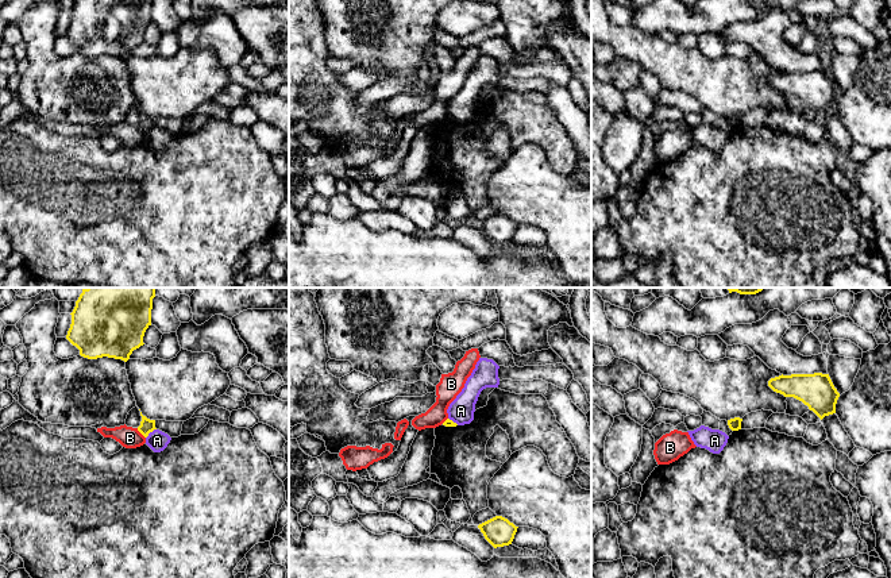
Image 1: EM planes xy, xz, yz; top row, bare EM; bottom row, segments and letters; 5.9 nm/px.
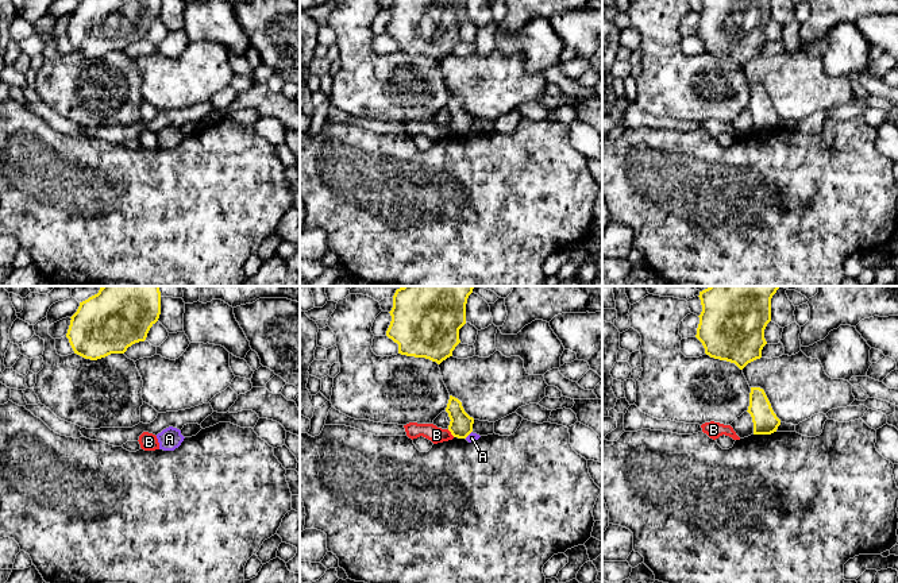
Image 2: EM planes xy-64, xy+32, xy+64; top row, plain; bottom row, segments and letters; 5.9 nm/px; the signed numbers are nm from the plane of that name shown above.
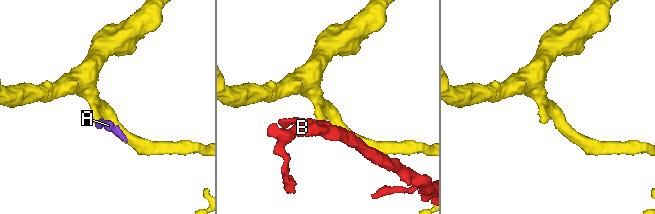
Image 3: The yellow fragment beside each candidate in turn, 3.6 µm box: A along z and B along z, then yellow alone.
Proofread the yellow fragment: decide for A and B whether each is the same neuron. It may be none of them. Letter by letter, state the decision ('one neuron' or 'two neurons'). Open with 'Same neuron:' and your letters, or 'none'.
Same neuron: none
A: two neurons
B: two neurons

